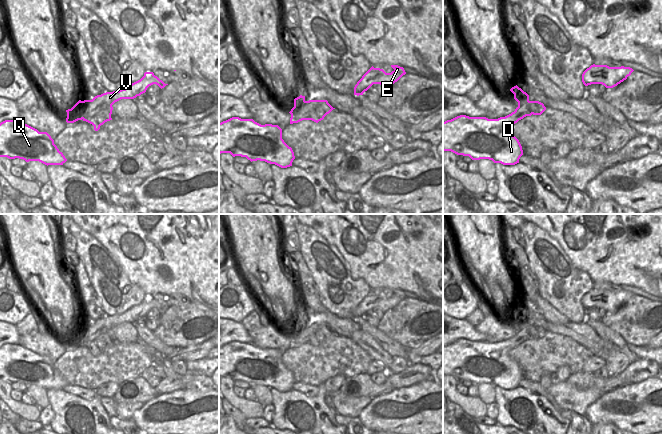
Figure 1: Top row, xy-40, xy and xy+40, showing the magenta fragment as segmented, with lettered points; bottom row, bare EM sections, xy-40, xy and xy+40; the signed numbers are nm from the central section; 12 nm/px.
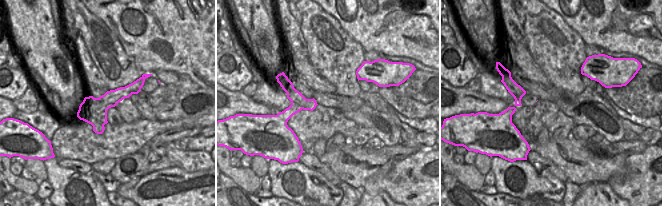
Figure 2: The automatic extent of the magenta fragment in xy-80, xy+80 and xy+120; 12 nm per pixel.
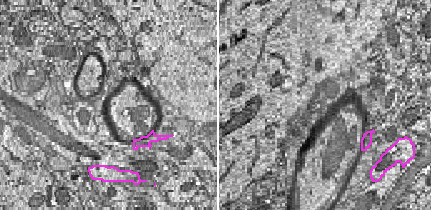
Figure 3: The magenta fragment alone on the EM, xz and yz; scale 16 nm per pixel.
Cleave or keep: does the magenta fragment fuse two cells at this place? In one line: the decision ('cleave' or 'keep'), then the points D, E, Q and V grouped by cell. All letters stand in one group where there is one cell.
cleave; groups D Q / E V

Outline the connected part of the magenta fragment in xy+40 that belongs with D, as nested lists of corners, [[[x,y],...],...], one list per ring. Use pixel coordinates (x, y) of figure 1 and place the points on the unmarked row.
[[[528,326],[518,328],[511,338],[498,343],[486,341],[457,340],[443,346],[443,375],[451,375],[457,379],[469,380],[472,384],[489,383],[494,387],[515,389],[523,379],[519,364],[508,353],[526,340],[531,340]]]

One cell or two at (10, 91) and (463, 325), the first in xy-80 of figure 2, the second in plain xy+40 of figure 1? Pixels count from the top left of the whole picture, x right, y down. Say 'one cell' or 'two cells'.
two cells

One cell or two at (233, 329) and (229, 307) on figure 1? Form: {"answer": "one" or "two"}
{"answer": "two"}

